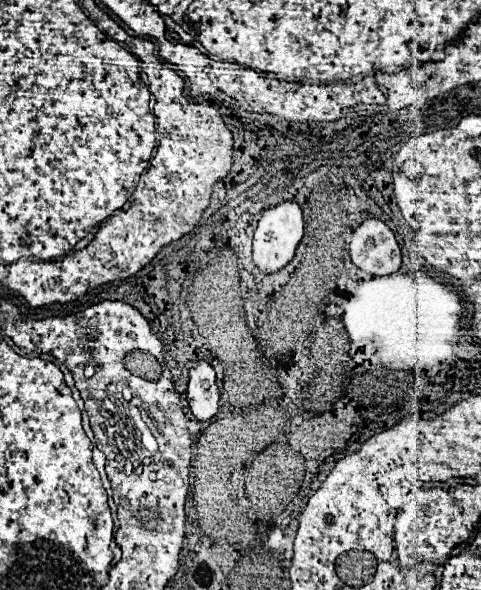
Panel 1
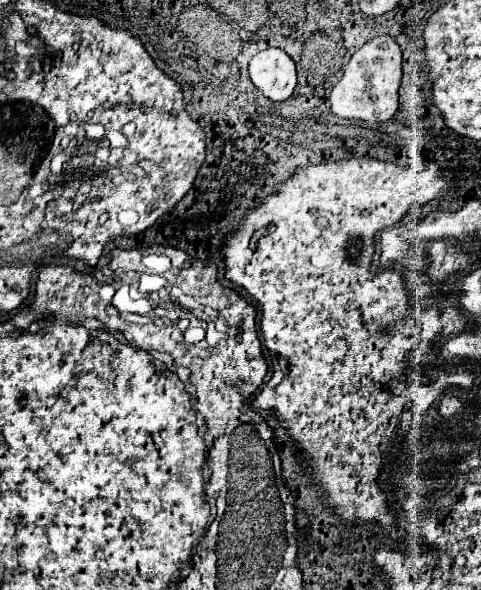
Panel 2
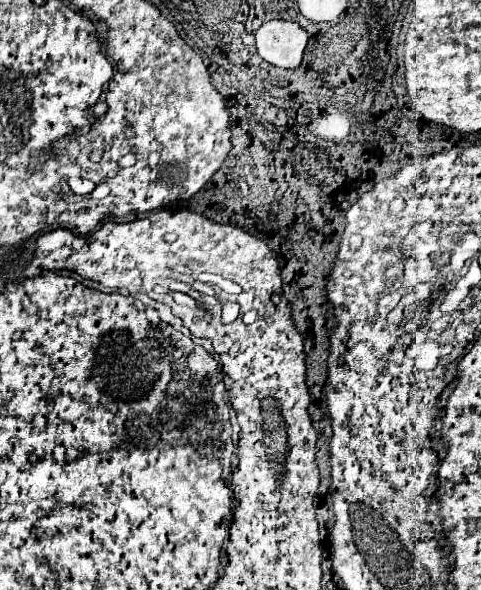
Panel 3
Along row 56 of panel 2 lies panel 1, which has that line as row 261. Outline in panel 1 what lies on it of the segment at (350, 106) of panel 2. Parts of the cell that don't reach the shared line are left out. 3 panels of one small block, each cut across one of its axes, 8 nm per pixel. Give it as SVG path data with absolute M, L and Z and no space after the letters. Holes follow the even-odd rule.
M364 220L352 234L350 258L372 276L388 276L400 268L402 254L394 232L380 220Z

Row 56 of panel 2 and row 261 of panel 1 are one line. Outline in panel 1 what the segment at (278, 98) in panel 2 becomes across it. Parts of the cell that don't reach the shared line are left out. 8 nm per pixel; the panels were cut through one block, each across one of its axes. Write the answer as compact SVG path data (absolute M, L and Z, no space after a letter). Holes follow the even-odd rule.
M282 202L278 206L266 210L258 222L256 232L254 232L254 242L252 242L254 266L262 274L276 274L278 270L286 268L288 262L294 258L294 250L300 244L302 234L304 234L302 210L296 202Z

